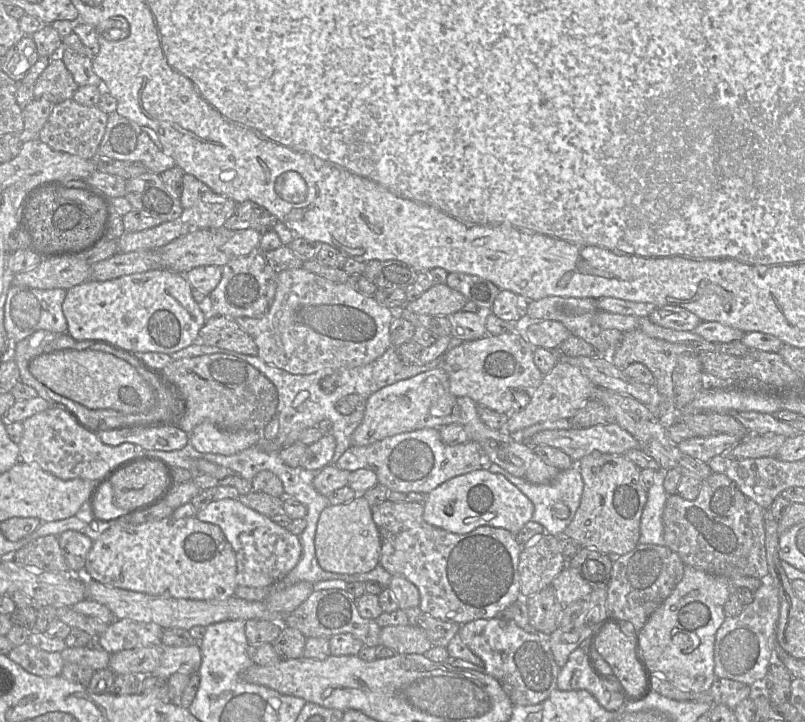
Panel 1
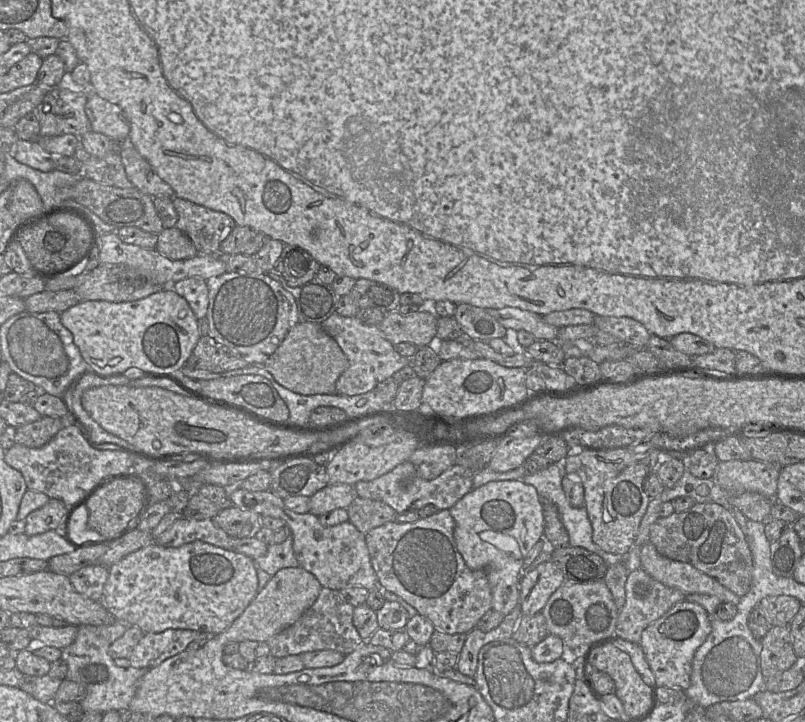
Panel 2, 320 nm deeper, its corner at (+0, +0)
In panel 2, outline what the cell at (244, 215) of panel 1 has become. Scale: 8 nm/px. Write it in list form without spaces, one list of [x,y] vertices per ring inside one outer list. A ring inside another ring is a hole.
[[[236,225],[221,243],[220,253],[255,256],[267,239],[270,238],[252,227]]]

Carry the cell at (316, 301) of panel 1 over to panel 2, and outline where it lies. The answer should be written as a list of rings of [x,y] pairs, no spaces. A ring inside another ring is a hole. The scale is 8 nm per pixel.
[[[334,312],[321,326],[337,342],[348,359],[347,369],[336,382],[336,392],[339,394],[353,396],[369,392],[404,366],[411,364],[410,359],[397,352],[378,326],[367,325],[356,316],[341,316]]]

